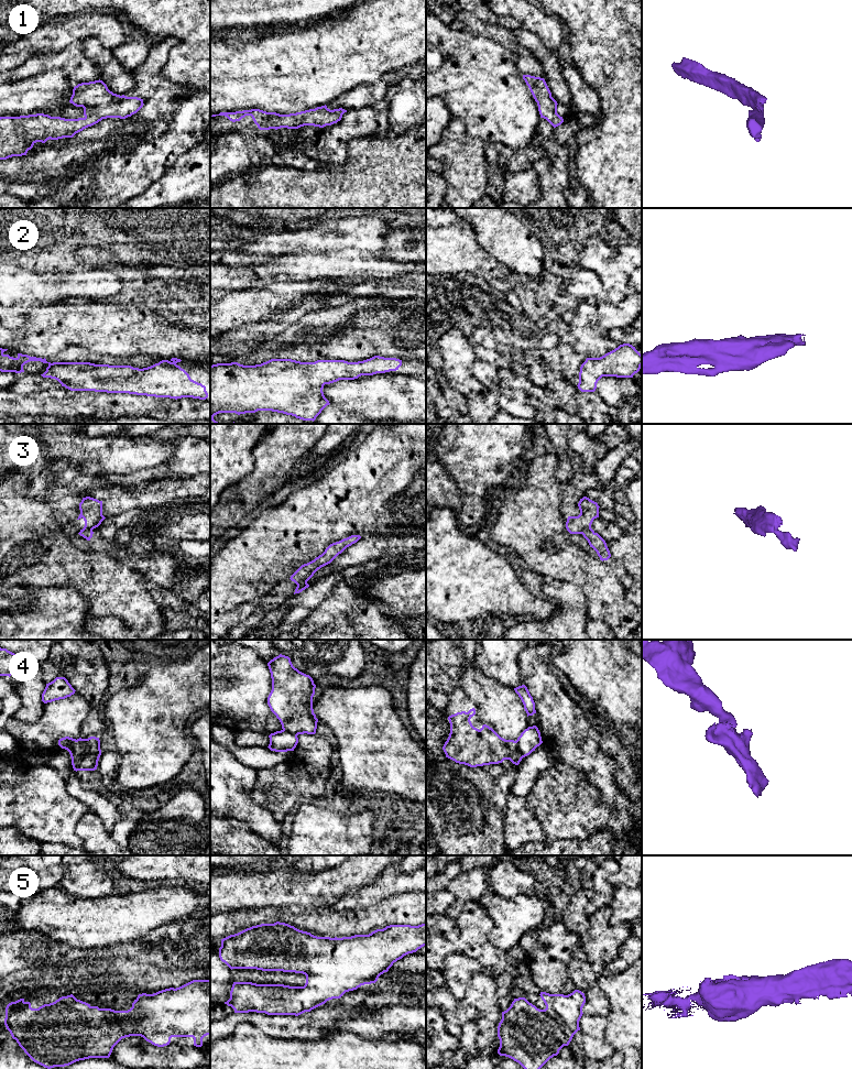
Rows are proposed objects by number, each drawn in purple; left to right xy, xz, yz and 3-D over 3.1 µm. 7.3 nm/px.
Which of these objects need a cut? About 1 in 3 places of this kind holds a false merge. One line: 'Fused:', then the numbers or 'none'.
Fused: 3, 4

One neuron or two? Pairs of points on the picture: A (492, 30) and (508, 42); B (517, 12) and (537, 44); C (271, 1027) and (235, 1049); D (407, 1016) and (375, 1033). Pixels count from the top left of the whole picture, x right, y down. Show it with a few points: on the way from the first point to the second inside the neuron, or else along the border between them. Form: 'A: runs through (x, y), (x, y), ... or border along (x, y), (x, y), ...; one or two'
A: runs through (495, 32), (504, 39); one
B: border along (522, 25), (534, 32), (547, 47); two
C: border along (248, 1022), (266, 1034), (288, 1038); two
D: runs through (400, 1023), (383, 1025); one

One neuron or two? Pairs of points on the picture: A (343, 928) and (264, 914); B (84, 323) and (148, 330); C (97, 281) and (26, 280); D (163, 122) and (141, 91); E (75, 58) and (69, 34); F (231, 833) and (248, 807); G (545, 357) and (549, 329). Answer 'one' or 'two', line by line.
A: one
B: one
C: one
D: one
E: two
F: two
G: two

